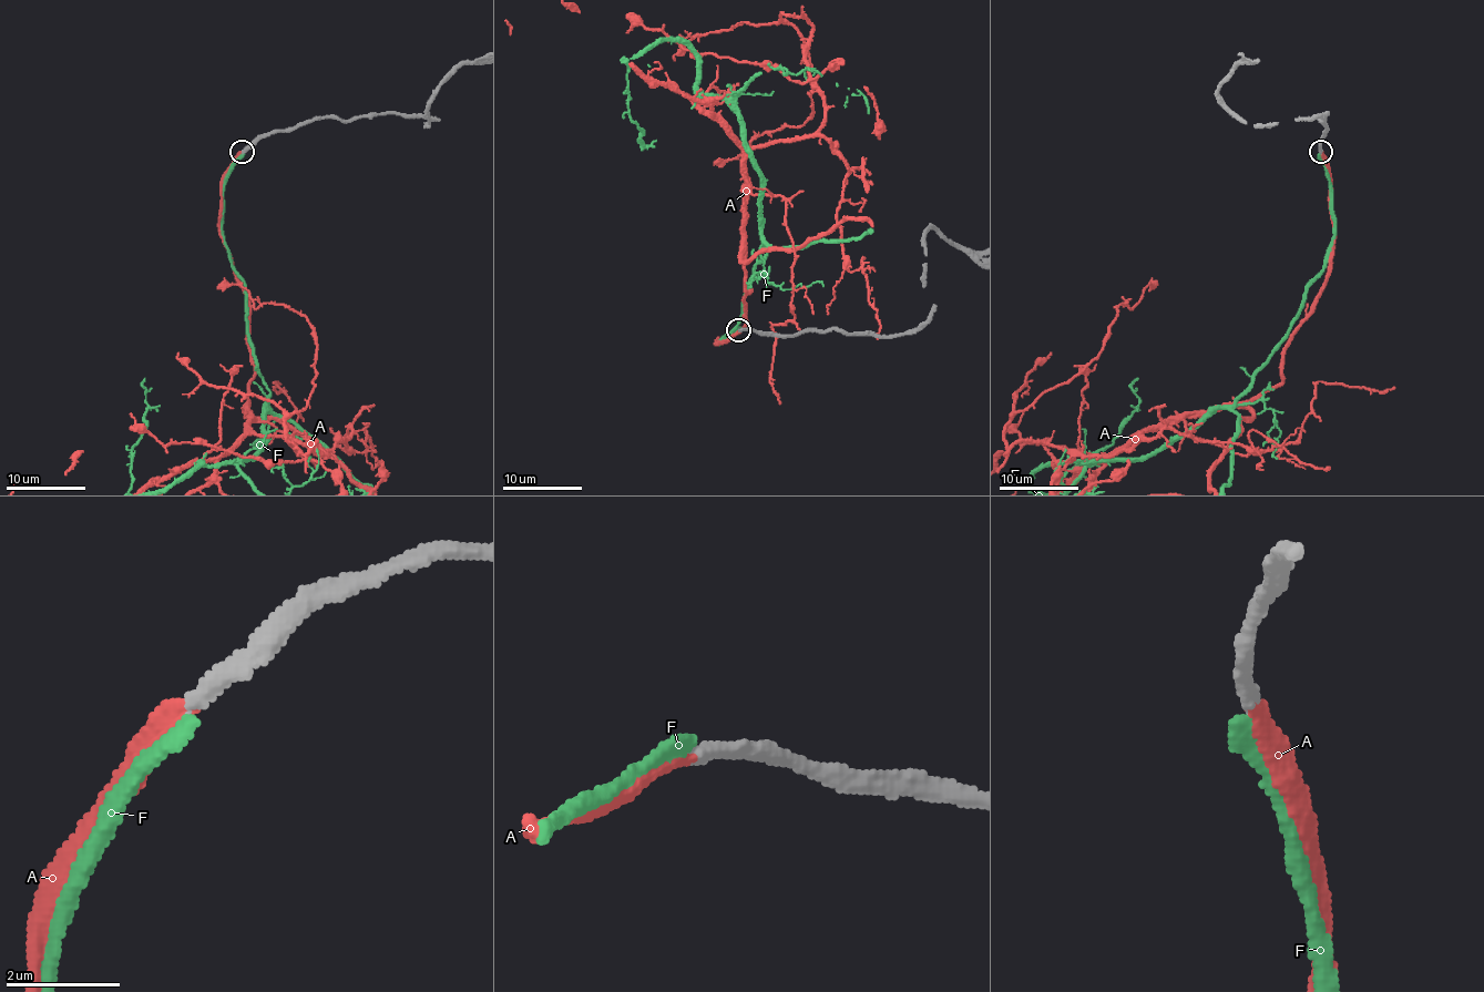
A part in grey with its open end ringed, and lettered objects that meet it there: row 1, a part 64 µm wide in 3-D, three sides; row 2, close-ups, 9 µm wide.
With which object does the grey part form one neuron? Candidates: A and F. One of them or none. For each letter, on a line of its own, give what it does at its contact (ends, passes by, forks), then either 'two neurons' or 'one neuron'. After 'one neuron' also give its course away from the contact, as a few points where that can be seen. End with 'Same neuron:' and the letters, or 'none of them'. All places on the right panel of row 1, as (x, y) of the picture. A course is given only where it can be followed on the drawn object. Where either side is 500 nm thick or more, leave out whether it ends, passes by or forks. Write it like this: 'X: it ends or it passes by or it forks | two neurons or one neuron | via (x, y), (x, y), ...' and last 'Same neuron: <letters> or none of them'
A: it ends | one neuron
F: it ends | two neurons
Same neuron: A

